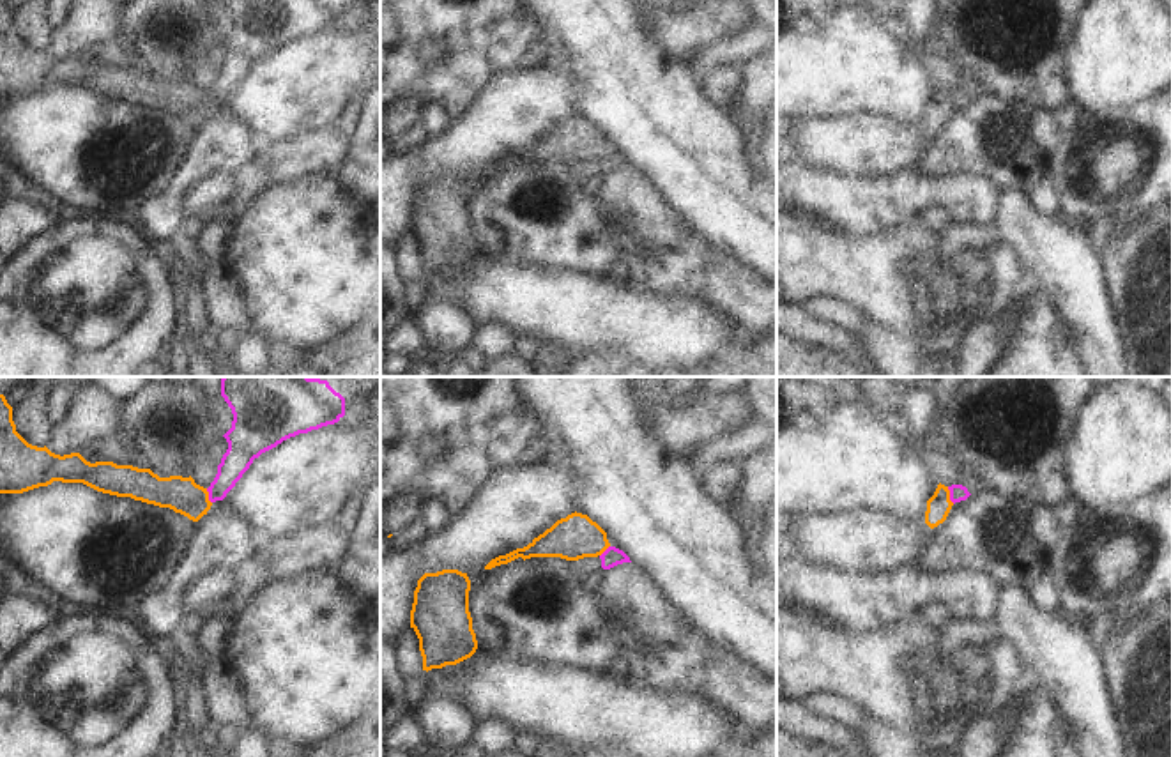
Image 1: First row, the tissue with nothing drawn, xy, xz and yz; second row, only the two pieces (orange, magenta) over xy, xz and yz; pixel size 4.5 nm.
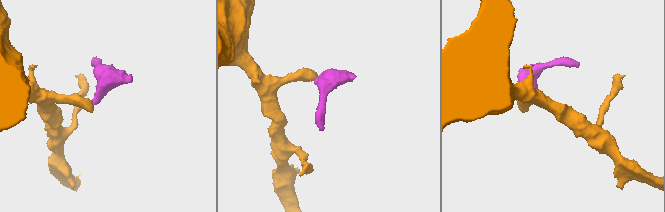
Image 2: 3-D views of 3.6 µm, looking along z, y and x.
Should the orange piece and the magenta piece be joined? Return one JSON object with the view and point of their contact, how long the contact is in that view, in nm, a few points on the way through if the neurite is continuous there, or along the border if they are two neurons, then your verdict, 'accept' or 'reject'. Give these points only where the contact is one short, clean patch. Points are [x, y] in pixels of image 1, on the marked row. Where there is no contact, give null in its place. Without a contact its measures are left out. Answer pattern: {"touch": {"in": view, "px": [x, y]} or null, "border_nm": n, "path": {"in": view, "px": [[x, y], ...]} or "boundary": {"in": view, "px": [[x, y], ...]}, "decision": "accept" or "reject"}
{"touch": {"in": "yz", "px": [949, 496]}, "border_nm": 90, "boundary": {"in": "yz", "px": [[947, 487], [949, 497], [954, 503]]}, "decision": "reject"}

